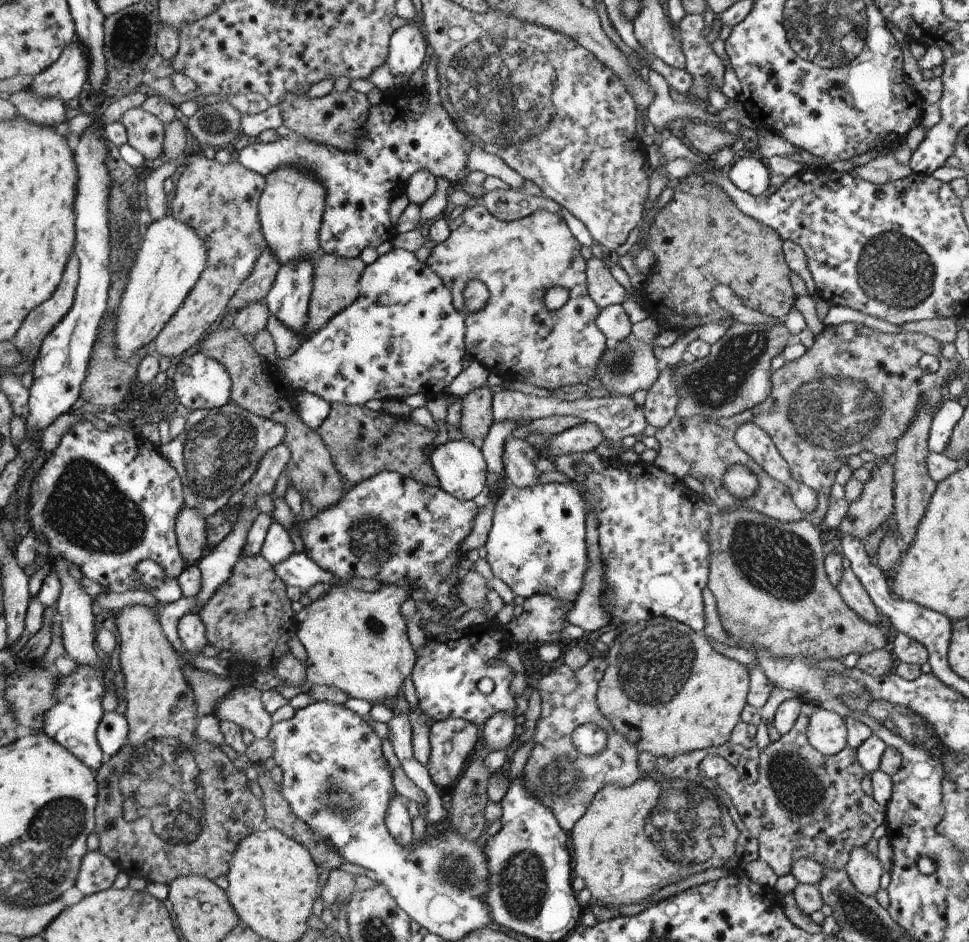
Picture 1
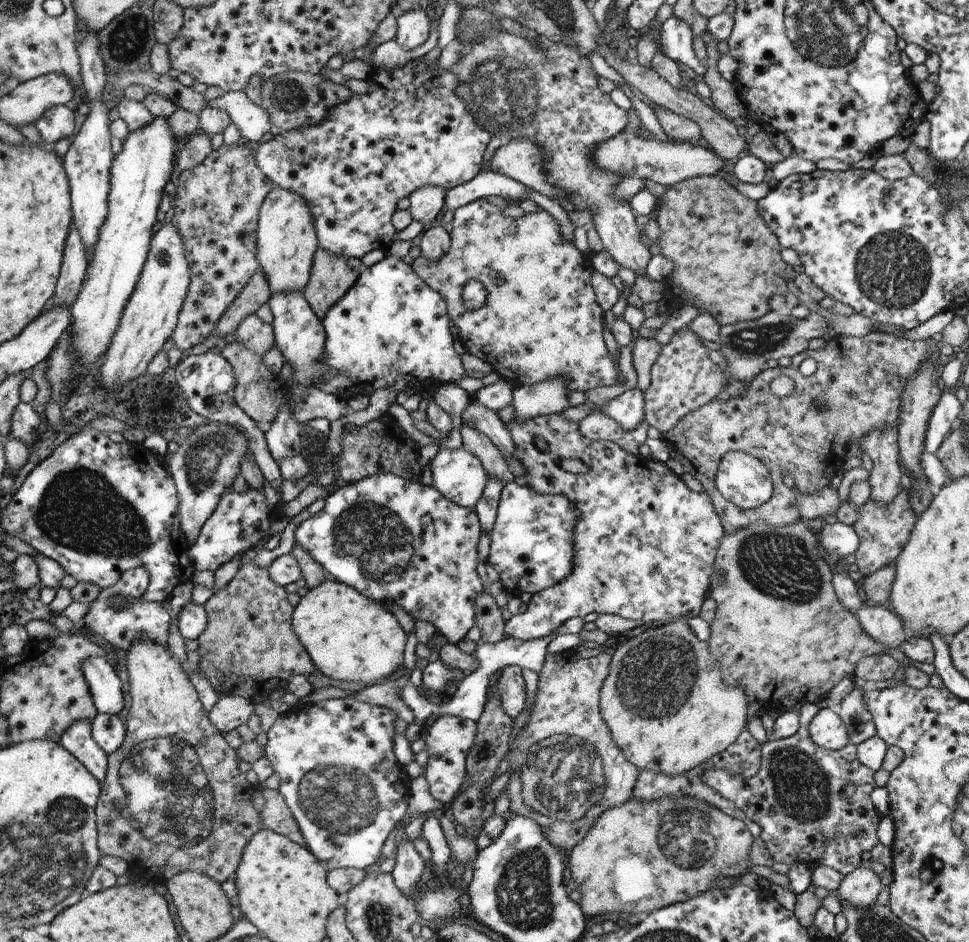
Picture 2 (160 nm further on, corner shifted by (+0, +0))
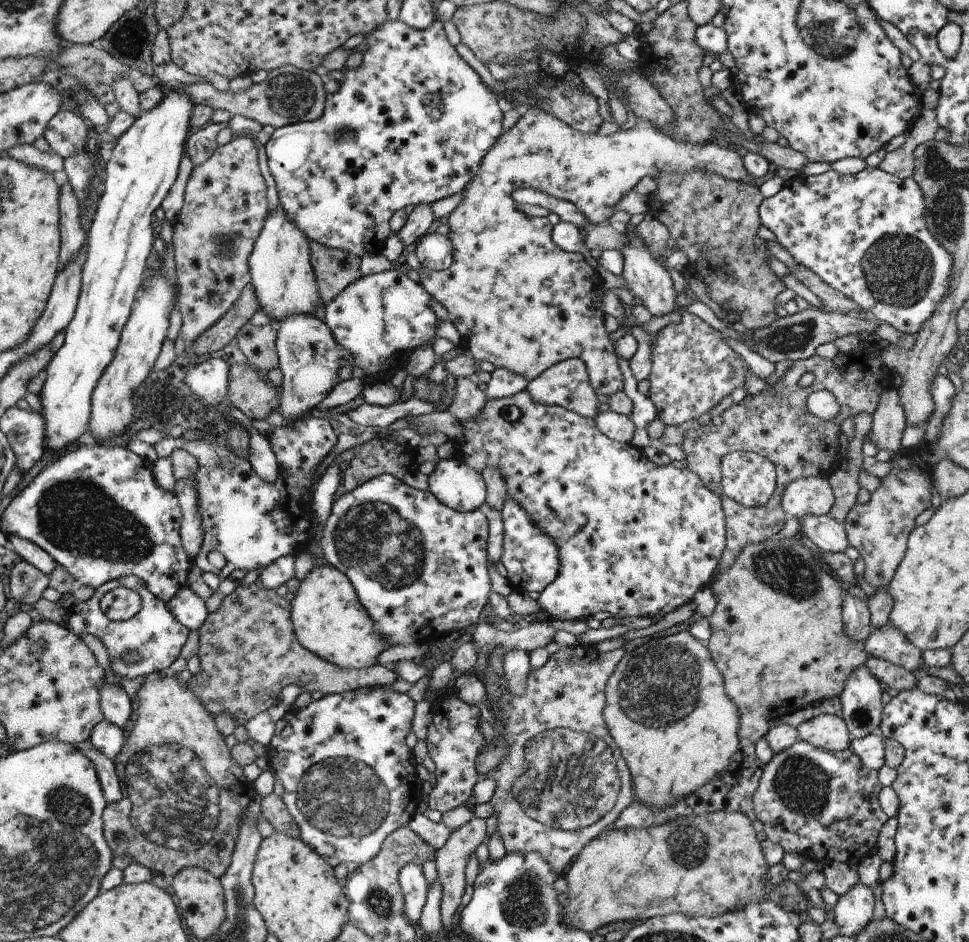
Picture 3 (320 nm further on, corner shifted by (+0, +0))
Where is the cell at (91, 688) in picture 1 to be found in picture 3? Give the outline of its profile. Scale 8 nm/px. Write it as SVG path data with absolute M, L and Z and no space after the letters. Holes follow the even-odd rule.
M90 742L80 744L79 749L94 763L107 804L118 803L122 799L122 788L116 776L115 762L108 760L99 750L92 747Z

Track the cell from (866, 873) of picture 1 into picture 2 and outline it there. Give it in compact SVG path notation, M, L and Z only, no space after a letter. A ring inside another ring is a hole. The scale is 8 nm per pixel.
M861 864L856 870L849 872L837 888L838 896L854 908L866 908L877 904L876 898L882 892L880 877L869 868L868 864Z

